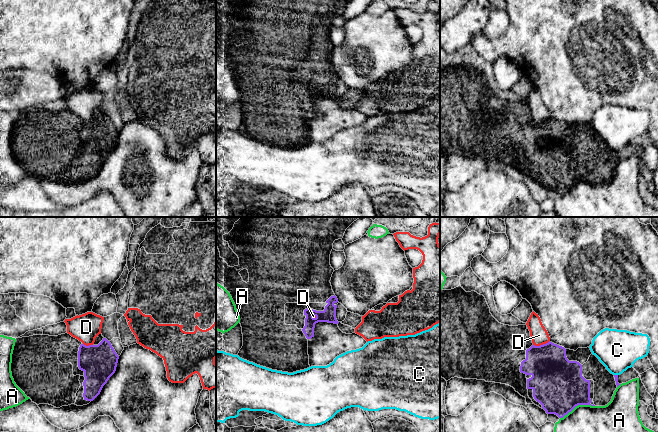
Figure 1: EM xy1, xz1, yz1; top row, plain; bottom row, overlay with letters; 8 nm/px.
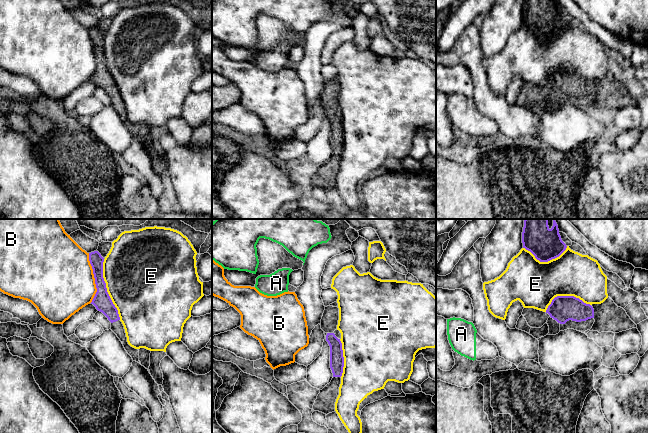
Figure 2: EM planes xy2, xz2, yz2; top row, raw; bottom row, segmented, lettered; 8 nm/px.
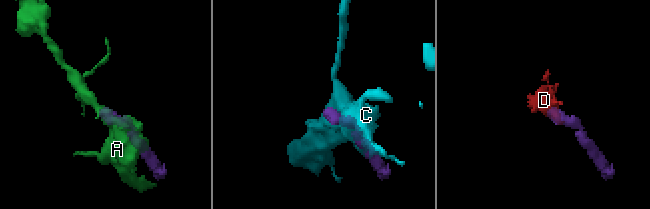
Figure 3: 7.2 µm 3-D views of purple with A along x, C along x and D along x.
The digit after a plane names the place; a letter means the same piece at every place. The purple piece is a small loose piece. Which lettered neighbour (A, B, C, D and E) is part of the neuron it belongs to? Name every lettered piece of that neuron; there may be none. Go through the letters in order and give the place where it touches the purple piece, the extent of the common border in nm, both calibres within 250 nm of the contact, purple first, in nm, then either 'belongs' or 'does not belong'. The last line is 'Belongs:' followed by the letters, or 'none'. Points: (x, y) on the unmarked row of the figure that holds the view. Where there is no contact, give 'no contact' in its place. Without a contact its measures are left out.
A: meets purple in yz1 at (577, 181); contact 300 nm long; 420 nm thick on the purple side, 460 nm on the other; does not belong
B: meets purple in xy2 at (94, 53); contact 400 nm long; 140 nm thick on the purple side, 500 nm on the other; does not belong
C: meets purple in yz1 at (616, 151); contact 30 nm long; 30 nm thick on the purple side, 320 nm on the other; does not belong
D: meets purple in yz1 at (541, 121); contact 140 nm long; 340 nm thick on the purple side, 140 nm on the other; does not belong
E: meets purple in xy2 at (106, 65); contact 500 nm long; 140 nm thick on the purple side, 500 nm on the other; does not belong
Belongs: none

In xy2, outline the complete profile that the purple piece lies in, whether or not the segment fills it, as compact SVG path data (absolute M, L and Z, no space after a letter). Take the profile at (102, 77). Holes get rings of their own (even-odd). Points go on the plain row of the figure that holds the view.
M98 27L89 29L89 37L93 45L97 68L91 78L96 85L102 88L111 98L111 106L117 111L122 118L127 129L132 133L133 137L141 140L139 137L139 126L131 123L127 118L124 102L120 97L118 86L113 80L106 64L103 54L103 38L104 34Z

